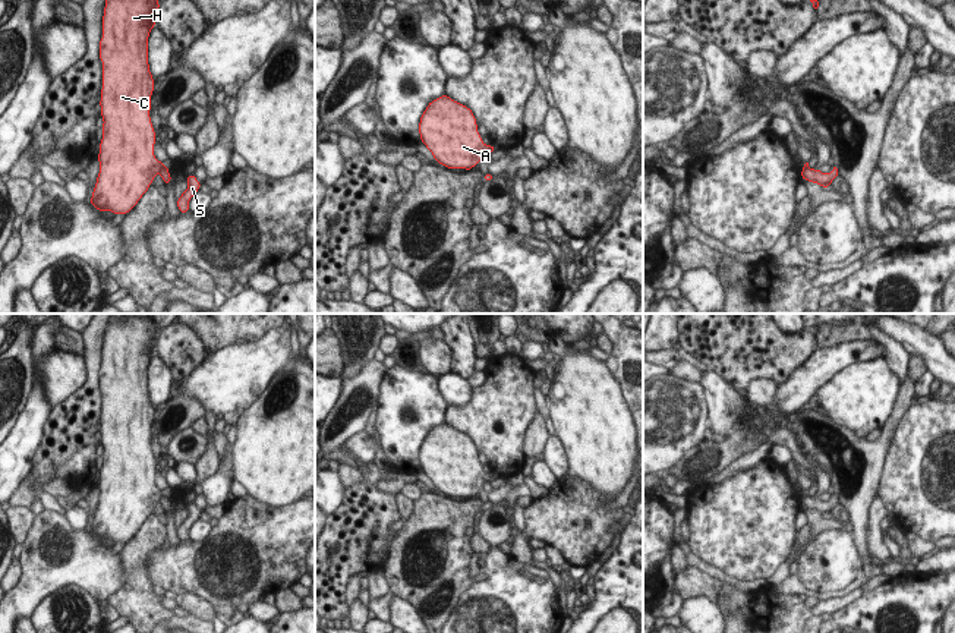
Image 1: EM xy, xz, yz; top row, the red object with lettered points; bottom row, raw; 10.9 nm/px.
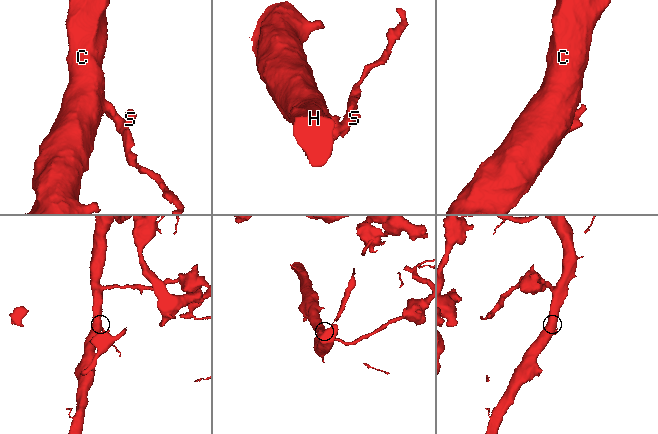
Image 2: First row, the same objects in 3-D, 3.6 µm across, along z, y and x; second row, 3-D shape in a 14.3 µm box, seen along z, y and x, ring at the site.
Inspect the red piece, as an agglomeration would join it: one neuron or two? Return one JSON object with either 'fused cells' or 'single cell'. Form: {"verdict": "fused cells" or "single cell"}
{"verdict": "fused cells"}

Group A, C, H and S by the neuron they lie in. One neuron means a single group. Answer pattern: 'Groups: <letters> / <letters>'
Groups: A C H / S

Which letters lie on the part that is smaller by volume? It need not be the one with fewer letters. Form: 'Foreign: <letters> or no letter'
Foreign: S

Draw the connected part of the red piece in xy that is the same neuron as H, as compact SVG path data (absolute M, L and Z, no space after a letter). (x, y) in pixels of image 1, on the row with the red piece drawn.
M105 0L100 60L103 62L100 173L91 205L127 214L164 167L154 155L151 123L154 78L148 63L148 37L160 1Z

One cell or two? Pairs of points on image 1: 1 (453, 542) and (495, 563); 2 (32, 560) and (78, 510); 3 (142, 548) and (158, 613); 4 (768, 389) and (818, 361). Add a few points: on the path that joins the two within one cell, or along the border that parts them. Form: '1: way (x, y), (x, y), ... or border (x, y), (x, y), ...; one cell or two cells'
1: border (475, 553), (470, 561), (472, 579); two cells
2: border (65, 515), (75, 529), (84, 529); two cells
3: way (138, 564), (138, 592), (142, 597); one cell
4: border (778, 387), (774, 400), (766, 409); two cells

